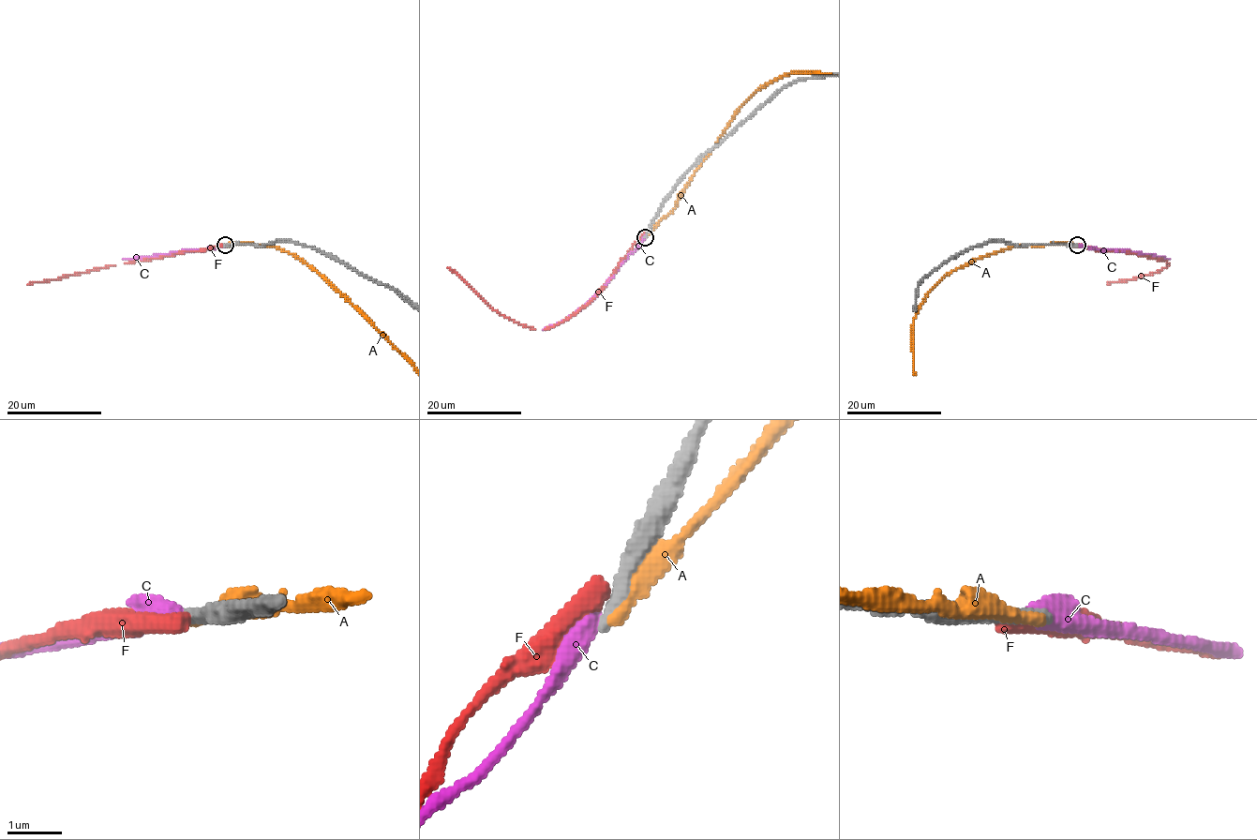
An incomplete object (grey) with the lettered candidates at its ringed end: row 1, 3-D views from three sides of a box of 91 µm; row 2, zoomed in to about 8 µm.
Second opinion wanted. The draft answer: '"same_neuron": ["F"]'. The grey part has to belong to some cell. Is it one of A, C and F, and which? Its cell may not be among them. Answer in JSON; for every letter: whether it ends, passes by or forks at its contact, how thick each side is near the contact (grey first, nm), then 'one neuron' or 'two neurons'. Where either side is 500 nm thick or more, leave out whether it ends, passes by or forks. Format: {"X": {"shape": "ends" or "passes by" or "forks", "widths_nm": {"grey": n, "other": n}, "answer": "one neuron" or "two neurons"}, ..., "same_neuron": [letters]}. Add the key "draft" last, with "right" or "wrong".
{"A": {"widths_nm": {"grey": 400, "other": 500}, "answer": "two neurons"}, "C": {"shape": "ends", "widths_nm": {"grey": 240, "other": 480}, "answer": "two neurons"}, "F": {"shape": "ends", "widths_nm": {"grey": 280, "other": 400}, "answer": "two neurons"}, "same_neuron": [], "draft": "wrong"}

